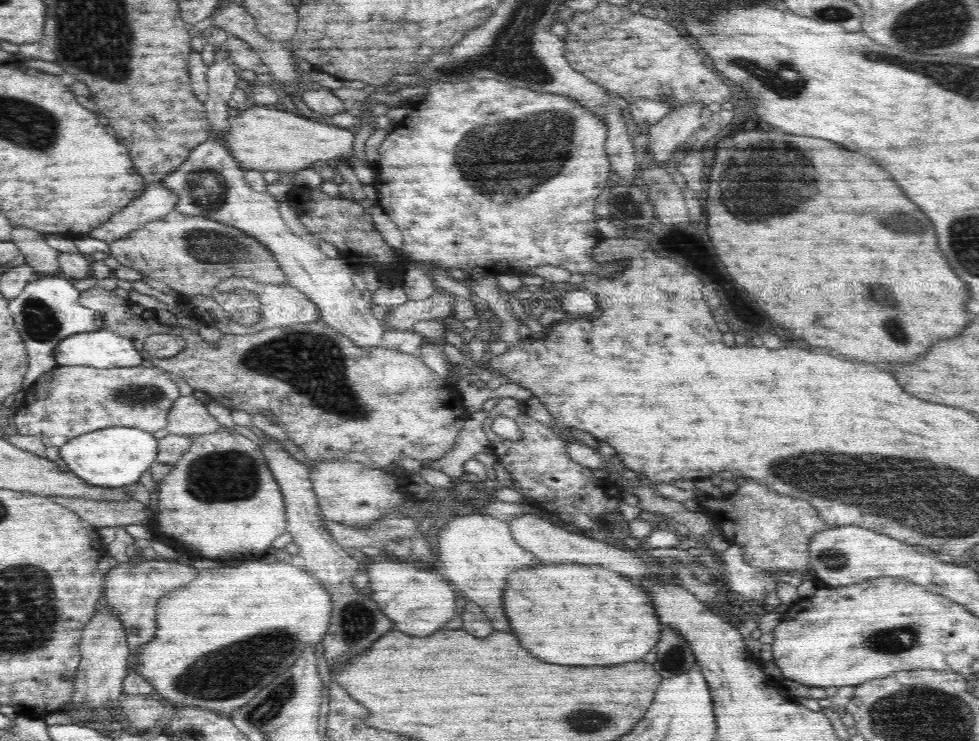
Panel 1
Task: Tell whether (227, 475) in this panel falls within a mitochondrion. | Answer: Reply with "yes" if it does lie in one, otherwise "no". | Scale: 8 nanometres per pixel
yes

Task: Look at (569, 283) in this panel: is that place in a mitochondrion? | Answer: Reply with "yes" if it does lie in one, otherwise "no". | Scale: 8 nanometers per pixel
no

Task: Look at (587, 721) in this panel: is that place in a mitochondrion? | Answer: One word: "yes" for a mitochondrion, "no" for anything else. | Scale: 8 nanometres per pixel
yes

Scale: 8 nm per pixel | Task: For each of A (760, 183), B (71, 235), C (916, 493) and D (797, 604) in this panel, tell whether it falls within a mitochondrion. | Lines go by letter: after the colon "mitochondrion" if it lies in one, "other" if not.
A: mitochondrion
B: other
C: mitochondrion
D: other

